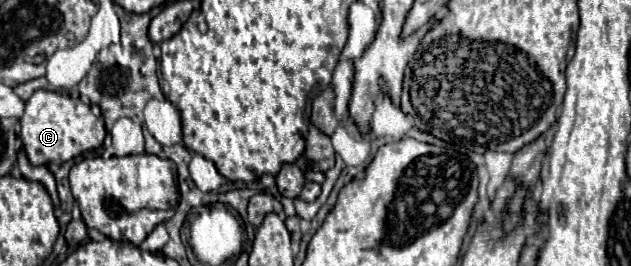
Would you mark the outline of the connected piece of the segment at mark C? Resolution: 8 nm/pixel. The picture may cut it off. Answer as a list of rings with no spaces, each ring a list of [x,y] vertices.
[[[44,89],[36,91],[26,101],[26,111],[20,119],[20,125],[22,125],[20,139],[32,165],[50,165],[50,163],[62,165],[90,149],[98,149],[106,137],[104,119],[96,117],[90,111],[90,105],[74,101],[56,91]]]

